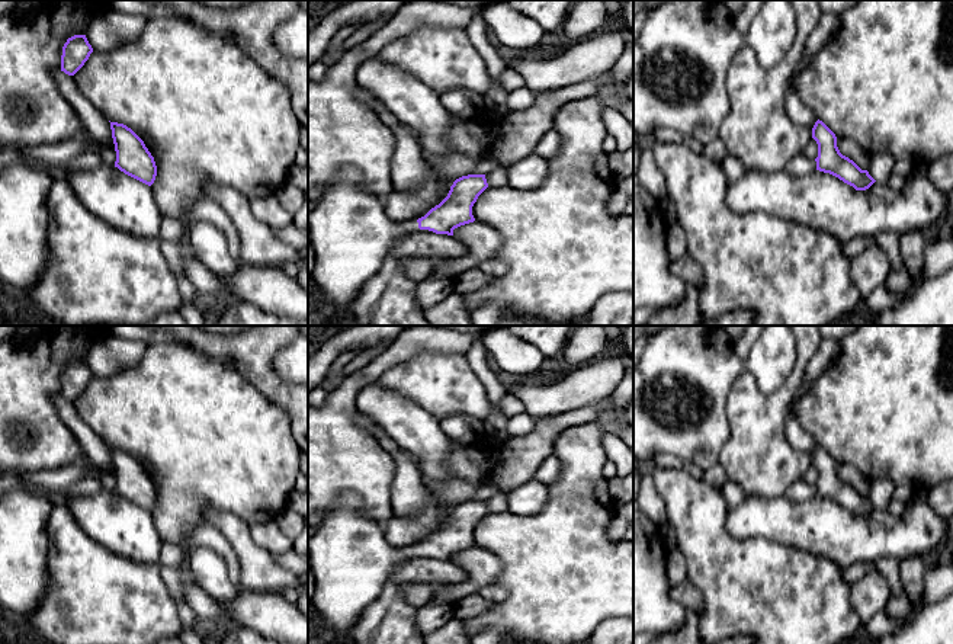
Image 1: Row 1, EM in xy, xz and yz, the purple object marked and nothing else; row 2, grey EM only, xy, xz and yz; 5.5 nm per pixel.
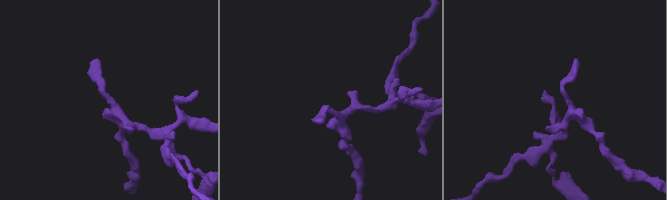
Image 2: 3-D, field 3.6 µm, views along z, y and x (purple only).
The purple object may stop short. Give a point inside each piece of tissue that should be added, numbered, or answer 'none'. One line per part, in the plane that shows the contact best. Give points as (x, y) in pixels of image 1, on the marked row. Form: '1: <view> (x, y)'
1: xz (350, 236)

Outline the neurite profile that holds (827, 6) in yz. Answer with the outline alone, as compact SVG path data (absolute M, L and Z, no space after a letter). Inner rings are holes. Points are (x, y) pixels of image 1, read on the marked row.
M818 0L822 13L841 15L853 7L859 0Z

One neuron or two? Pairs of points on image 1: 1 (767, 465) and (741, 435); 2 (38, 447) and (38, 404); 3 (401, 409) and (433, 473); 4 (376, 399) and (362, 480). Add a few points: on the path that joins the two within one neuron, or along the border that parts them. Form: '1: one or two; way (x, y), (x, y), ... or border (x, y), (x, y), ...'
1: one; way (760, 458), (748, 442)
2: one; way (38, 436), (38, 415)
3: one; way (410, 425), (432, 447), (432, 457)
4: two; border (372, 380), (356, 396), (358, 412)

